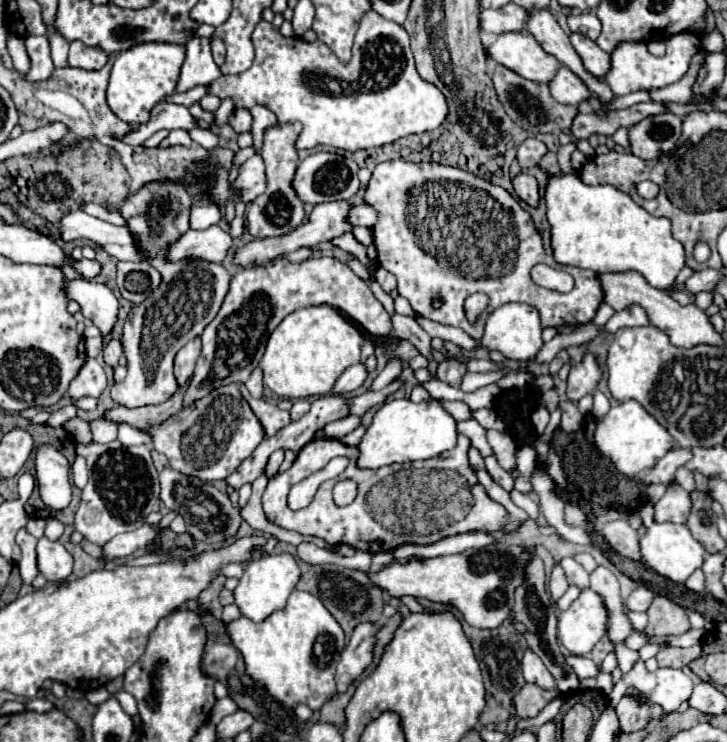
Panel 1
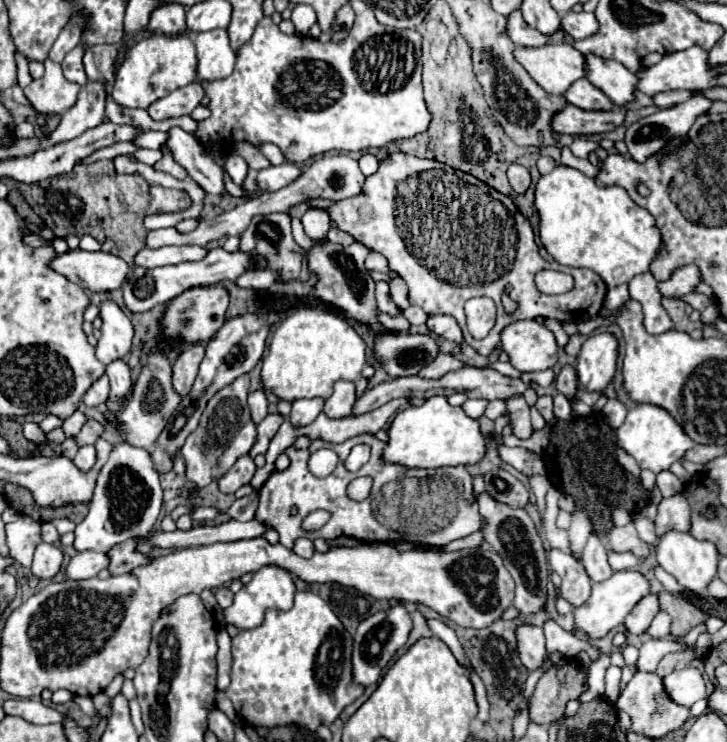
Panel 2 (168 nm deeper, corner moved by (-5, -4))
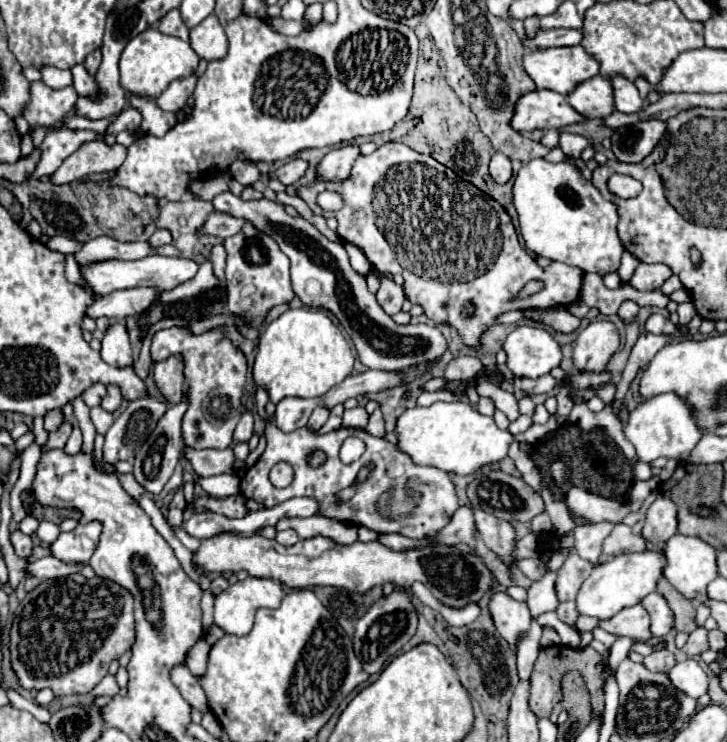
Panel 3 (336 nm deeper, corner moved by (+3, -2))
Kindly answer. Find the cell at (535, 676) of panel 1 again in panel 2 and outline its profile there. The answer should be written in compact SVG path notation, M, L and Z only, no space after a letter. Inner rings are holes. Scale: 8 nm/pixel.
M520 625L518 631L518 653L520 661L528 671L536 671L546 661L546 645L544 645L544 631L534 625Z

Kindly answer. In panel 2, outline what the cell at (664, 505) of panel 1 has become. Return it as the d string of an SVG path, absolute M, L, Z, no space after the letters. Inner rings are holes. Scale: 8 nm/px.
M682 493L660 501L658 515L656 515L656 529L658 533L670 531L670 529L676 529L676 531L690 529L690 503Z

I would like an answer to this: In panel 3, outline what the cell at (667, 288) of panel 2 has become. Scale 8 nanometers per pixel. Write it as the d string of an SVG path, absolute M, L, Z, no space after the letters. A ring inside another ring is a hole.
M640 261L640 265L636 267L636 271L628 283L638 291L654 291L654 289L662 287L662 283L670 275L672 275L672 271L668 269L668 265L660 265L660 263L648 265L648 263Z

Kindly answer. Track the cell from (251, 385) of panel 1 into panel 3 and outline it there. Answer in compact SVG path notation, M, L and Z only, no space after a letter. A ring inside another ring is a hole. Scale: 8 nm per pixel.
M244 411L244 413L242 413L242 419L238 421L238 425L236 425L236 429L234 429L232 445L238 445L238 443L246 443L246 441L250 441L250 437L252 437L252 425L254 425L252 413L250 413L250 411Z

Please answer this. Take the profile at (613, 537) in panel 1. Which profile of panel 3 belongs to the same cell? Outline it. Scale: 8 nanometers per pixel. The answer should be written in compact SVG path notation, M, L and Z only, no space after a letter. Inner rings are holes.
M618 523L604 541L604 551L600 555L600 563L606 563L620 553L644 551L644 549L646 549L646 541L640 535L634 535L628 525Z

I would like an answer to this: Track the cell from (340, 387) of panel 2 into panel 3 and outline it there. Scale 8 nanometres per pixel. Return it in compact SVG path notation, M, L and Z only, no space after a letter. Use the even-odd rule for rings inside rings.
M314 409L312 415L310 415L310 419L308 419L308 425L306 425L306 427L308 427L310 431L318 431L318 429L326 423L328 413L330 413L328 409Z

